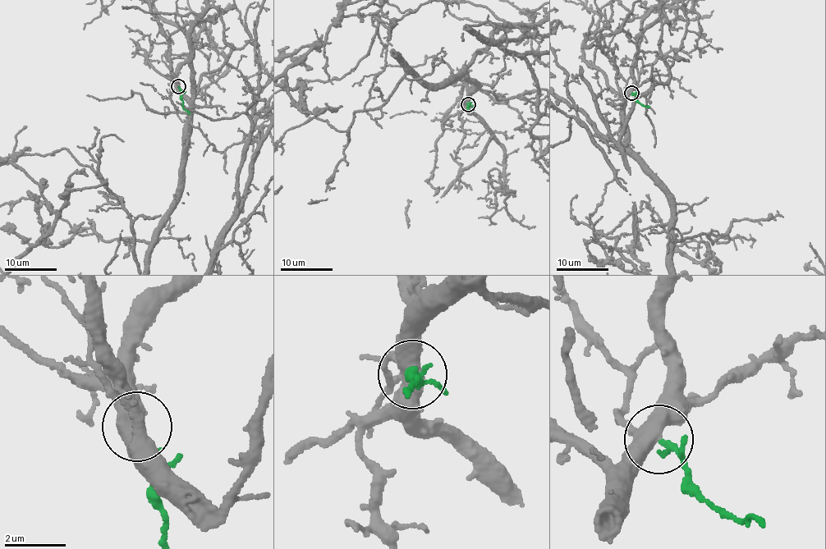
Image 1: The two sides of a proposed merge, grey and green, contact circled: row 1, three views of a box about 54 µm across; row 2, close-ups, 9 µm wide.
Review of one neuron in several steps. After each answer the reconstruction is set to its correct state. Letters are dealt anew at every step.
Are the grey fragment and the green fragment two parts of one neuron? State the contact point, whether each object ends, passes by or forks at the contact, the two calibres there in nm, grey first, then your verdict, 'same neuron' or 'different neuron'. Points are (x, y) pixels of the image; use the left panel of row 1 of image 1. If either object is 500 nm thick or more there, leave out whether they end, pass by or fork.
place (178, 86); grey forks; green passes by; calibres 420 and 110 nm; same neuron

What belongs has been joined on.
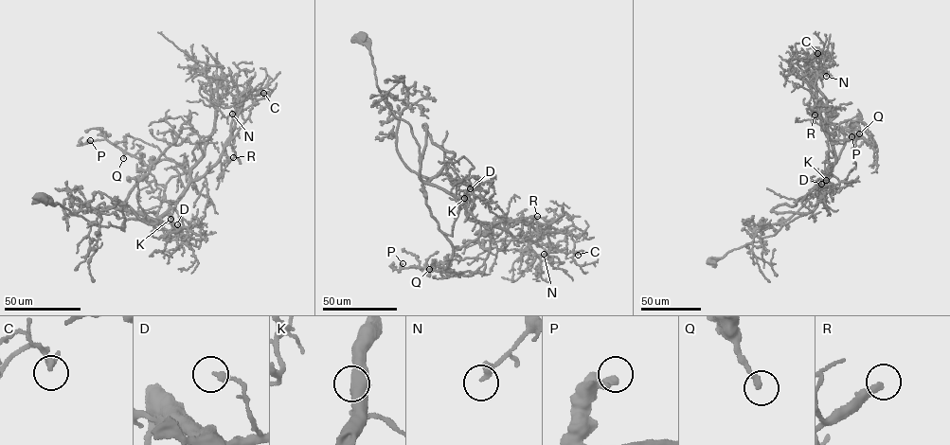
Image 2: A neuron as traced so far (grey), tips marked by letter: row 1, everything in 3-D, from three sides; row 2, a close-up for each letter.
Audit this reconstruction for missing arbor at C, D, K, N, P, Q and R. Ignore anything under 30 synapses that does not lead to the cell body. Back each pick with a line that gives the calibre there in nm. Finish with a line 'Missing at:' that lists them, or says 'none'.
R: Thickness 320 nm
Missing at: R

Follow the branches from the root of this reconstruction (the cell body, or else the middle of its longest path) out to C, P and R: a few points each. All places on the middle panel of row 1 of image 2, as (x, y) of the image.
C: (360, 36), (381, 96), (410, 125), (422, 181), (449, 191), (475, 222), (569, 233), (578, 255)
P: (360, 36), (381, 96), (410, 126), (421, 178), (492, 225), (484, 259), (453, 259), (437, 271), (403, 263)
R: (360, 36), (369, 51), (381, 96), (410, 125), (422, 181), (449, 191), (475, 222), (527, 224), (537, 216)

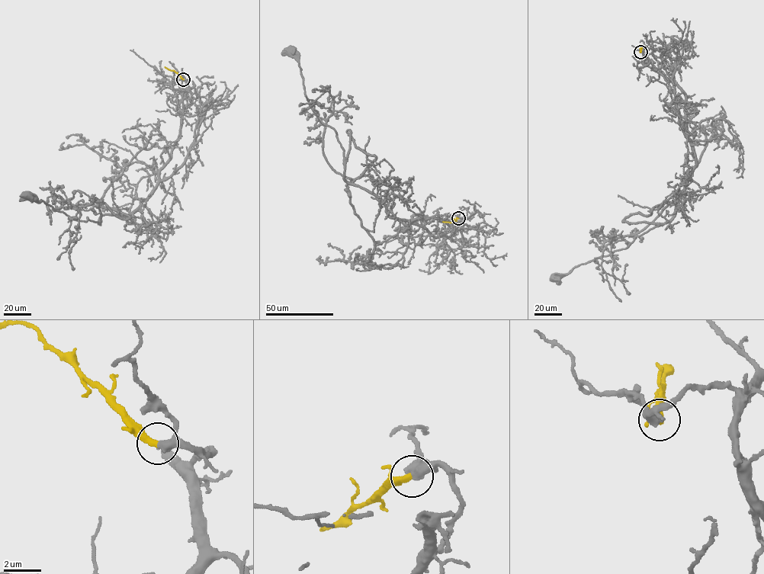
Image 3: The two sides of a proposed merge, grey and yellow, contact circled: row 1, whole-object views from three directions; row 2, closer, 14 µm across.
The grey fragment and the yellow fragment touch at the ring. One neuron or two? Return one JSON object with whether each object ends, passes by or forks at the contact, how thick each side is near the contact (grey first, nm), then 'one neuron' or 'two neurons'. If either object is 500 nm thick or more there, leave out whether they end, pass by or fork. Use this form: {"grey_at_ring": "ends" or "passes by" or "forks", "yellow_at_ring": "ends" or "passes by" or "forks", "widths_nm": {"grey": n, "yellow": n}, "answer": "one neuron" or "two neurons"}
{"grey_at_ring": "passes by", "yellow_at_ring": "ends", "widths_nm": {"grey": 360, "yellow": 320}, "answer": "one neuron"}

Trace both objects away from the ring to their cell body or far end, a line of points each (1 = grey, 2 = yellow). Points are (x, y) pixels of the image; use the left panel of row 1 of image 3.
1: (184, 79), (180, 134), (157, 185), (140, 206), (126, 214), (104, 215), (99, 223), (71, 218), (27, 196)
2: (184, 79), (174, 71), (165, 67)

